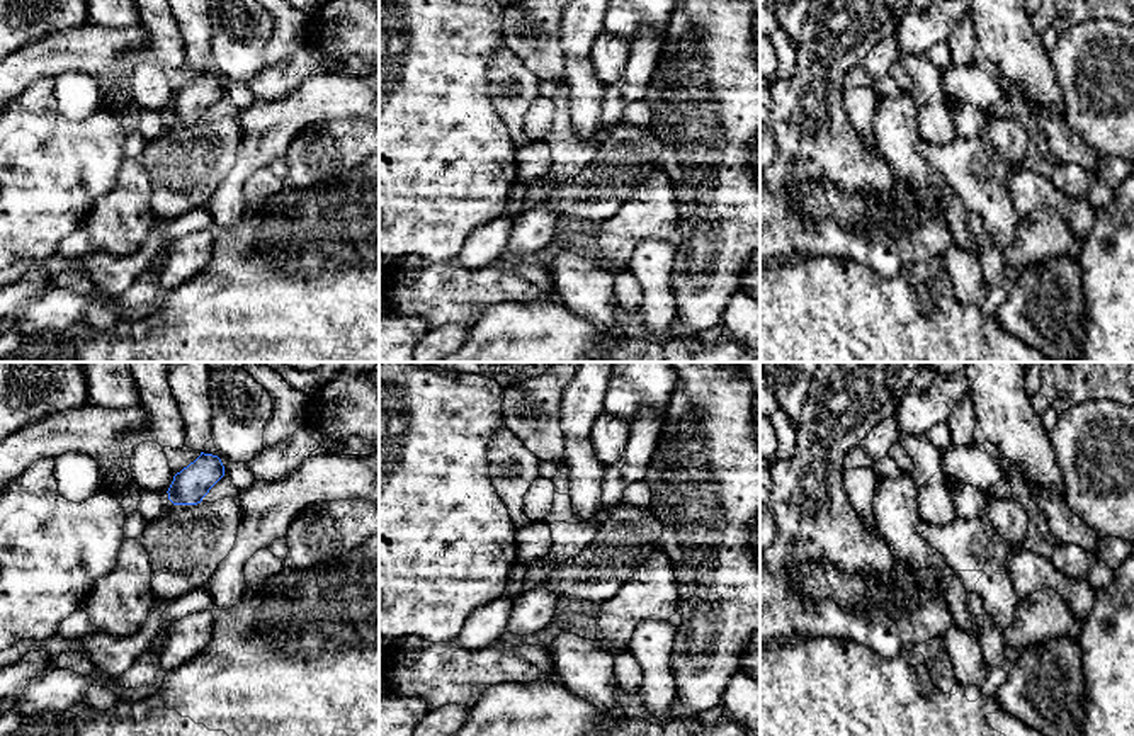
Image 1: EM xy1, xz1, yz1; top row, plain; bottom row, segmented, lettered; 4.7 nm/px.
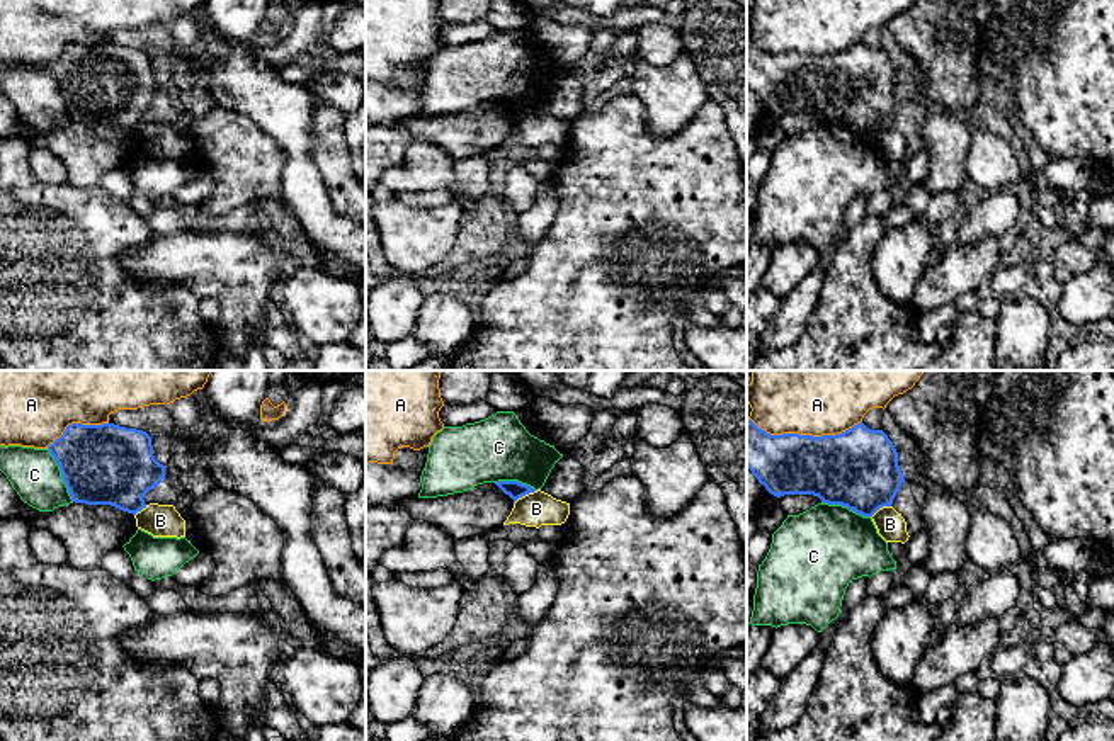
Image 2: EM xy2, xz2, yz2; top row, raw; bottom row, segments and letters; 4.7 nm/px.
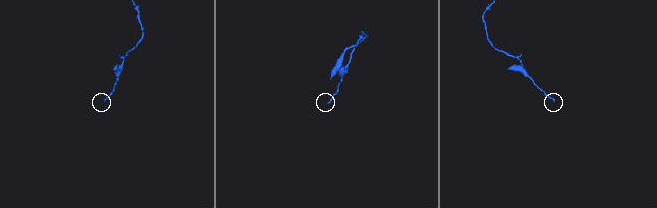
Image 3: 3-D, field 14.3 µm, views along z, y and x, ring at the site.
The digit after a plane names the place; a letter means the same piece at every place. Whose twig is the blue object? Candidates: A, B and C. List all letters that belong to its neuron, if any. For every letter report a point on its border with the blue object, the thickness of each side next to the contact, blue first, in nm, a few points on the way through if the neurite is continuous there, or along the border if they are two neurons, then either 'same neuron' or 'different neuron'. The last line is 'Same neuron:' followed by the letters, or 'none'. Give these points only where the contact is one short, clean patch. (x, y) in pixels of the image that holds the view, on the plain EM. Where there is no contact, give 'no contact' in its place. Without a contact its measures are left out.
A: meets blue in yz2 at (805, 55); 340 nm thick on the blue side, 260 nm on the other; different neuron
B: meets blue in xz2 at (524, 114); 90 nm thick on the blue side, 160 nm on the other; border along xz2 (534, 109), (514, 123); different neuron
C: meets blue in xy2 at (62, 94); 380 nm thick on the blue side, 240 nm on the other; different neuron
Same neuron: none

